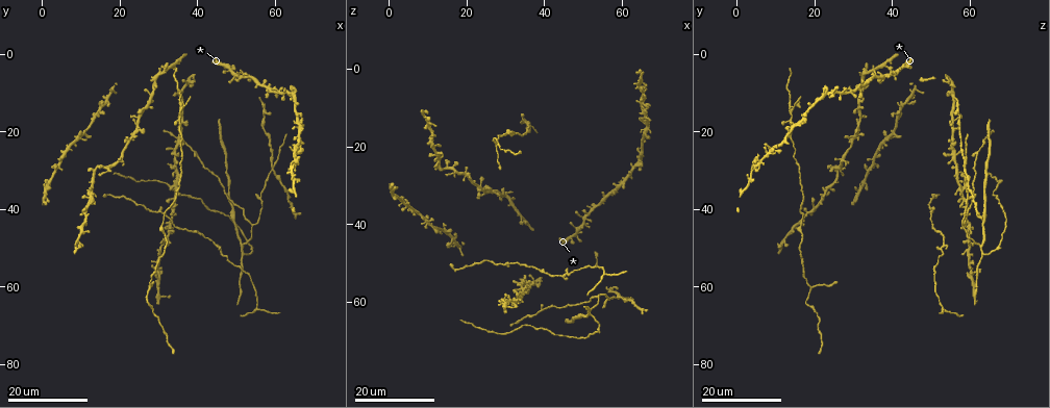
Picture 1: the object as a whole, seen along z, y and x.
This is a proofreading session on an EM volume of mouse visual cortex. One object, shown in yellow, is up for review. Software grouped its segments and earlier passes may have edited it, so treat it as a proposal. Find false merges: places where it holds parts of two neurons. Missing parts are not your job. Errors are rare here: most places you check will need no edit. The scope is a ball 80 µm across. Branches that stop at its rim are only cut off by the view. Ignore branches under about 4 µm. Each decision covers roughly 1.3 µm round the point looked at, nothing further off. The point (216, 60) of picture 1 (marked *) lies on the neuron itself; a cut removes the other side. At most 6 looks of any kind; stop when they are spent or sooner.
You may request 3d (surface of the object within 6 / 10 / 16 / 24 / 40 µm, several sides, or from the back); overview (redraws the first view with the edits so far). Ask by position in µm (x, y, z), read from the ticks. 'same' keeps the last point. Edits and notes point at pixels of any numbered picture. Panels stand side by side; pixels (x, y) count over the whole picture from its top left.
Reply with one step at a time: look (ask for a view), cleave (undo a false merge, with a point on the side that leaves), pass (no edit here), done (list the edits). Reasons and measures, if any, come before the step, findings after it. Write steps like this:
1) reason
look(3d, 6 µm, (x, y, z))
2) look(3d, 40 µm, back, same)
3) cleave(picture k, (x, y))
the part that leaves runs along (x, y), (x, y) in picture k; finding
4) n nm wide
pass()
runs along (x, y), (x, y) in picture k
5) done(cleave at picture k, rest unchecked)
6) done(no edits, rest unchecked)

small branch off a trunk
look(3d, 16 µm, (52.0, 52.0, 63.0))

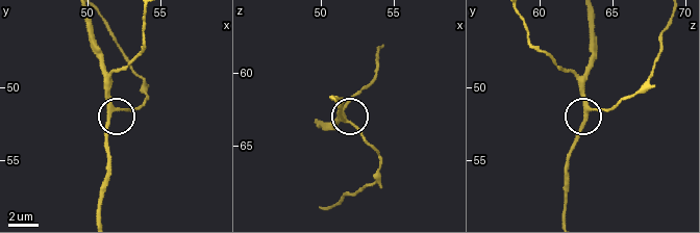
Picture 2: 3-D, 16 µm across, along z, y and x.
look(3d, 6 µm, (51.6, 51.4, 63.2))

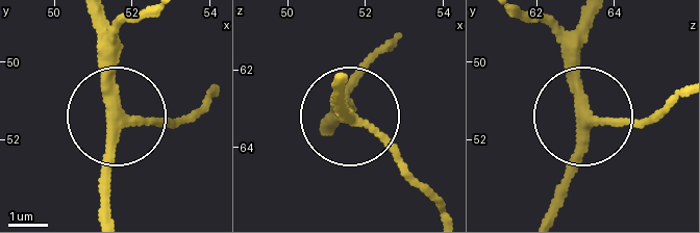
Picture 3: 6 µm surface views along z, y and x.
from behind
look(3d, 6 µm, back, (51.65, 51.55, 63.30))

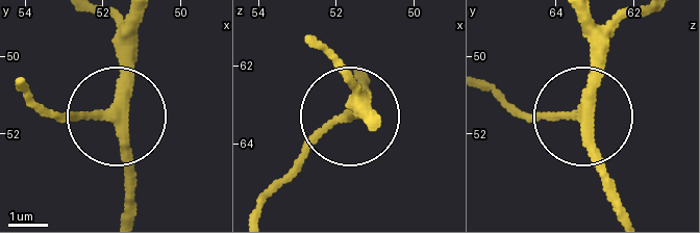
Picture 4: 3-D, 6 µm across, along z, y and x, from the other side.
pass()
runs along (630, 18), (597, 68), (583, 114), (515, 118) in picture 4; one neuron here

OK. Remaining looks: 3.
a fork
look(3d, 24 µm, (54.5, 44.0, 58.0))

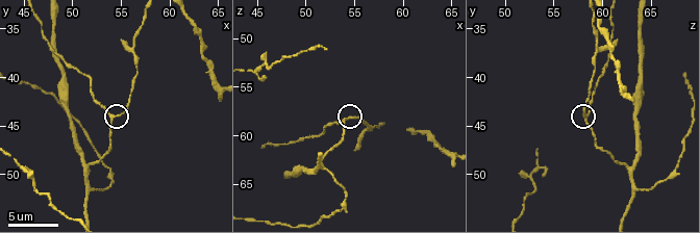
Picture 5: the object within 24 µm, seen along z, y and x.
closer look
look(3d, 6 µm, (54.0, 44.0, 58.4))

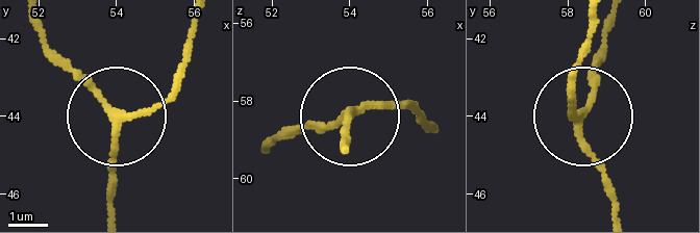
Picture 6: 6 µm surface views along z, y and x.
pass()
runs along (195, 23), (172, 93), (131, 112), (102, 102), (46, 46) in picture 6; continuous, no second neuron

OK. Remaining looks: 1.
done(no edits, rest unchecked)

